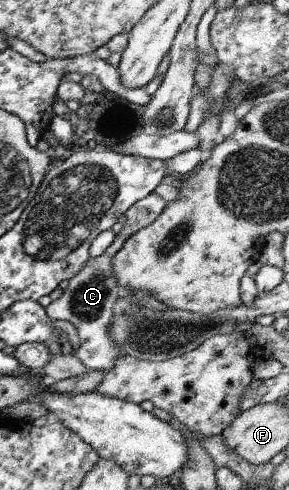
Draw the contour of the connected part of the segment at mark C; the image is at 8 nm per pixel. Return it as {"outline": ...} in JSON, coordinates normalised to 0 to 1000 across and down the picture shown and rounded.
{"outline":[[[360,516],[332,527],[308,524],[284,549],[235,571],[235,586],[208,608],[156,627],[159,643],[176,653],[211,651],[256,665],[273,706],[249,724],[304,755],[374,757],[408,731],[436,731],[412,720],[412,712],[377,690],[384,643],[408,620],[408,606],[422,604],[429,594],[394,573],[384,533],[388,527]]]}

